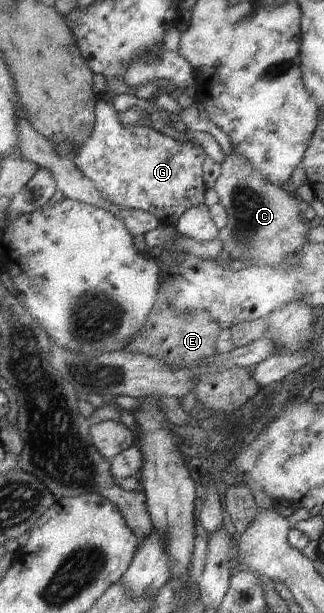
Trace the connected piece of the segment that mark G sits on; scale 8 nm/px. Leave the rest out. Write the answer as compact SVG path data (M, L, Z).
M107 94L99 98L94 111L99 116L99 120L96 121L94 130L86 143L71 157L78 169L91 179L112 203L151 213L166 225L176 224L176 221L180 221L181 217L192 208L204 206L208 188L204 181L204 160L208 157L208 151L204 151L204 147L186 137L179 140L172 139L152 129L145 120L138 122L135 126L122 125L118 122L112 98Z

